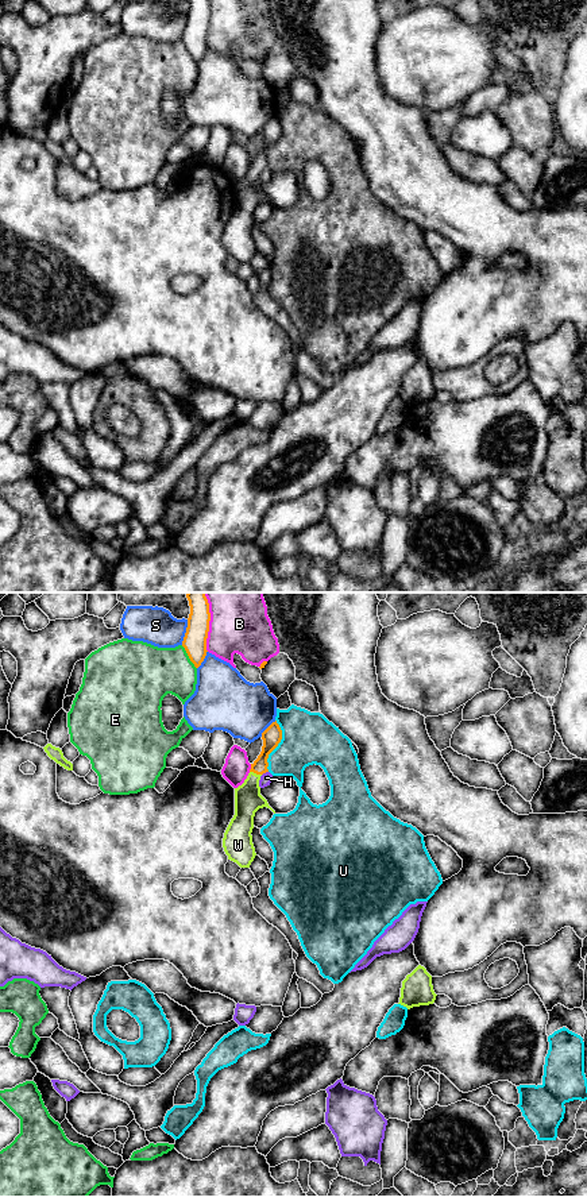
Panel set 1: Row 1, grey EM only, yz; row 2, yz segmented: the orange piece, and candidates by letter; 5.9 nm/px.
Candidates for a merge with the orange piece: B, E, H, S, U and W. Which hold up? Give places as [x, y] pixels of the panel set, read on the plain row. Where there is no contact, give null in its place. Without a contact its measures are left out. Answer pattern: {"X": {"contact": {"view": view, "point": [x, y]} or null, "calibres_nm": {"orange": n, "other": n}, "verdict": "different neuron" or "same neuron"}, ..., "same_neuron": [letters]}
{"B": {"contact": {"view": "yz", "point": [208, 23]}, "calibres_nm": {"orange": 140, "other": 300}, "verdict": "different neuron"}, "E": {"contact": {"view": "yz", "point": [189, 53]}, "calibres_nm": {"orange": 140, "other": 320}, "verdict": "different neuron"}, "H": {"contact": {"view": "yz", "point": [265, 168]}, "calibres_nm": {"orange": 110, "other": 70}, "verdict": "different neuron"}, "S": {"contact": {"view": "yz", "point": [186, 27]}, "calibres_nm": {"orange": 140, "other": 220}, "verdict": "different neuron"}, "U": {"contact": {"view": "yz", "point": [277, 141]}, "calibres_nm": {"orange": 110, "other": 320}, "verdict": "different neuron"}, "W": {"contact": {"view": "yz", "point": [255, 168]}, "calibres_nm": {"orange": 110, "other": 160}, "verdict": "same neuron"}, "same_neuron": ["W"]}

